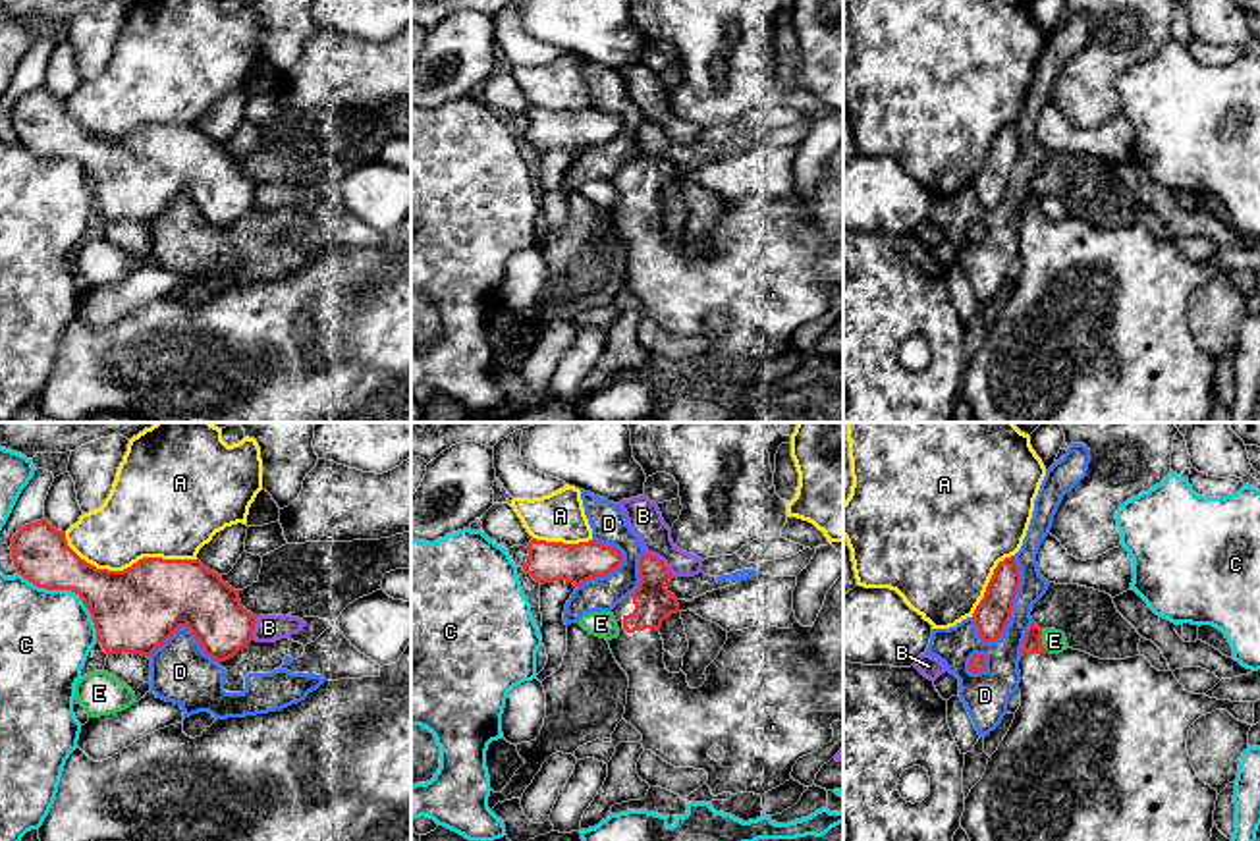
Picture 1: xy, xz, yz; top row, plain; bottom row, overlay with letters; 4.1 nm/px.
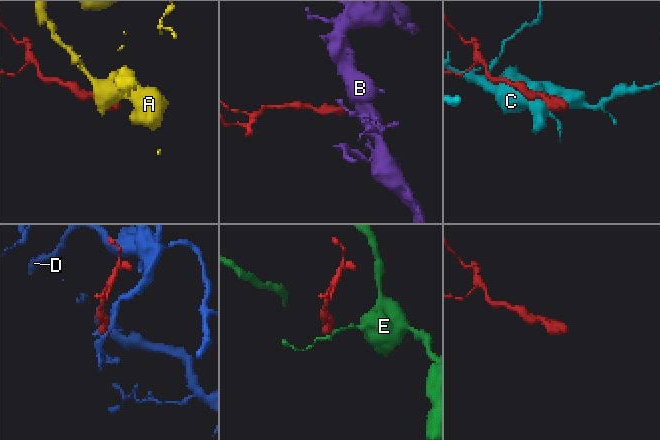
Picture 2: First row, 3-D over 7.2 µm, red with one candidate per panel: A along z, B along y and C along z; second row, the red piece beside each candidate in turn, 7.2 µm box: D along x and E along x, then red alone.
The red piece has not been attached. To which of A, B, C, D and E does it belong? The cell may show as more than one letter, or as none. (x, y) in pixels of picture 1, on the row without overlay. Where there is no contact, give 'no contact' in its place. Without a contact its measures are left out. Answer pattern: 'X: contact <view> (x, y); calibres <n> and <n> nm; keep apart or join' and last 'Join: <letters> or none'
A: contact xy (126, 137); calibres 360 and 360 nm; keep apart
B: contact xz (660, 128); calibres 160 and 140 nm; keep apart
C: contact xy (70, 157); calibres 300 and 380 nm; keep apart
D: contact yz (1012, 172); calibres 150 and 140 nm; keep apart
E: contact yz (1040, 209); calibres 80 and 100 nm; keep apart
Join: none

